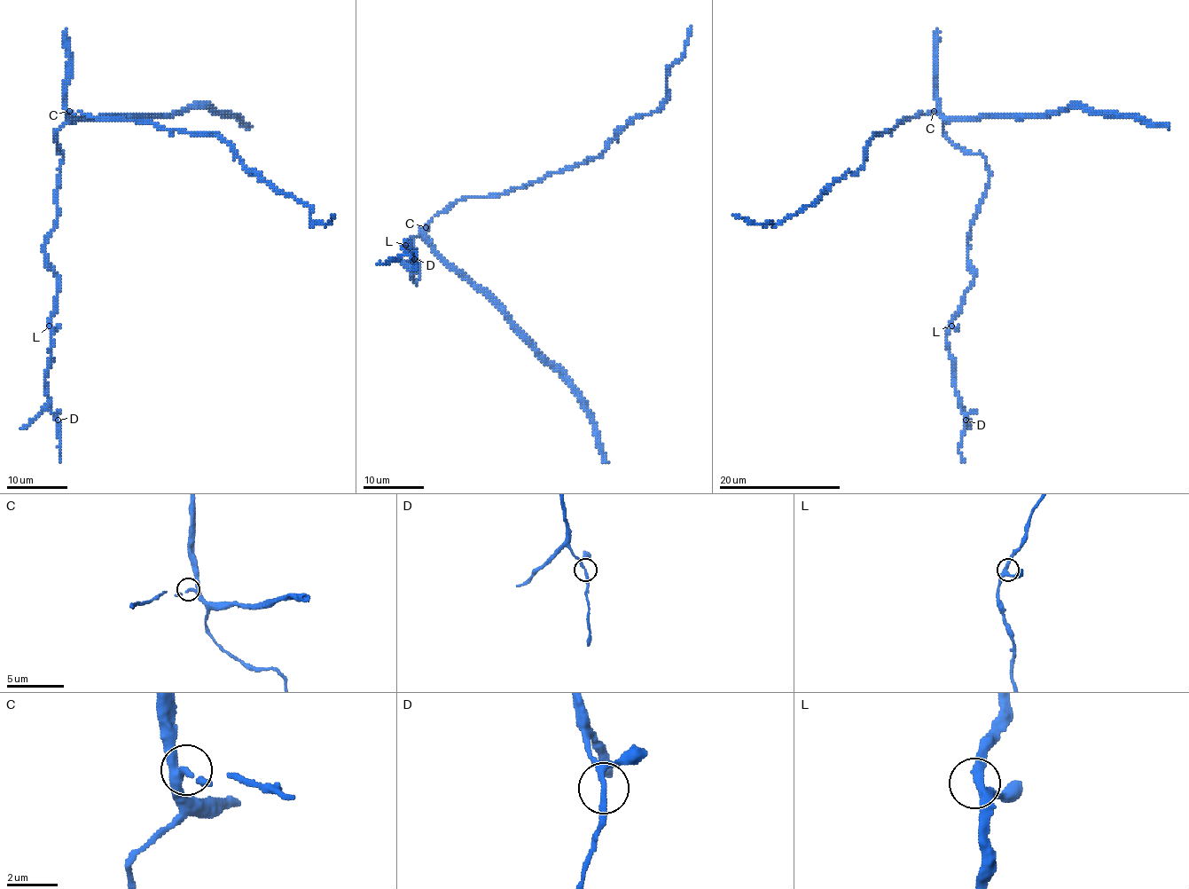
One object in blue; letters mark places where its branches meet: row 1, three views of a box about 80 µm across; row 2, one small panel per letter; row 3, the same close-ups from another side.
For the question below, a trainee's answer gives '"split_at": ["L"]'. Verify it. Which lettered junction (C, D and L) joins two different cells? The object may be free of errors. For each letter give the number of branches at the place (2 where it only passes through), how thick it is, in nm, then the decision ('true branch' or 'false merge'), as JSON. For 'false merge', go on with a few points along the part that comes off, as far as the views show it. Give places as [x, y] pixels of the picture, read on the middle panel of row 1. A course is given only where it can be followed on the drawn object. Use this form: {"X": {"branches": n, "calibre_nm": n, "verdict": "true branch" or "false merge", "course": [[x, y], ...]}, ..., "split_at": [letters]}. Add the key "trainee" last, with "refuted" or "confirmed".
{"C": {"branches": 3, "calibre_nm": 180, "verdict": "true branch"}, "D": {"branches": 3, "calibre_nm": 180, "verdict": "true branch"}, "L": {"branches": 3, "calibre_nm": 280, "verdict": "true branch"}, "split_at": [], "trainee": "refuted"}

